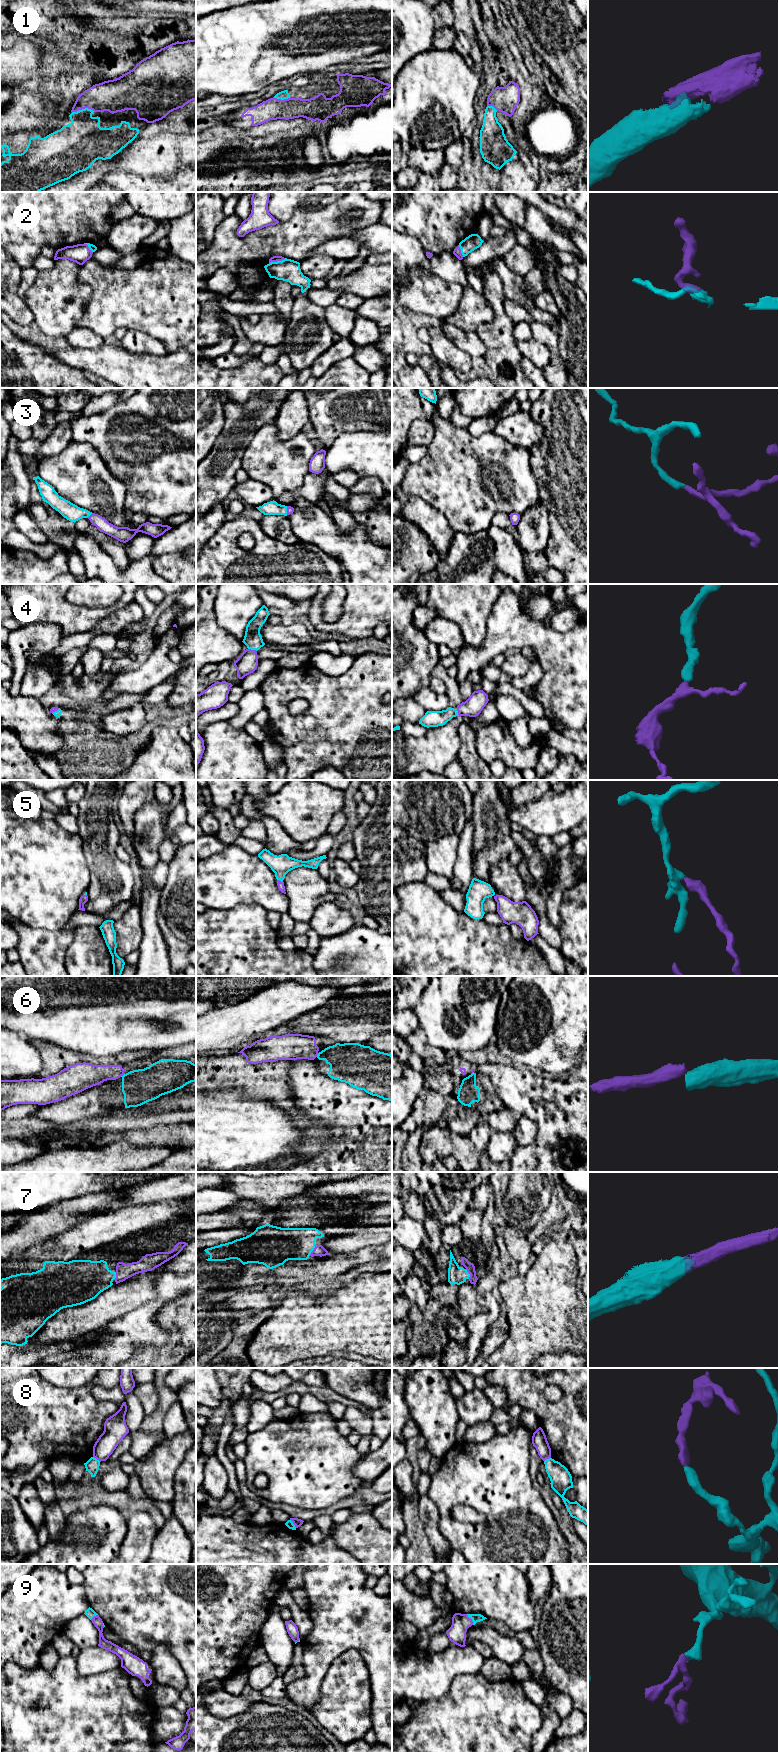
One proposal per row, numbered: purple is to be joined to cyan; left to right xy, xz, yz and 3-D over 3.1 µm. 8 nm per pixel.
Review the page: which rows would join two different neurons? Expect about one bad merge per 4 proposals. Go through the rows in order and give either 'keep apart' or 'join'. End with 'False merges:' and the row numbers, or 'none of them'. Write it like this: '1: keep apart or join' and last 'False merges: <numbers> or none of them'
1: join
2: join
3: join
4: join
5: join
6: keep apart
7: join
8: keep apart
9: join
False merges: 6, 8

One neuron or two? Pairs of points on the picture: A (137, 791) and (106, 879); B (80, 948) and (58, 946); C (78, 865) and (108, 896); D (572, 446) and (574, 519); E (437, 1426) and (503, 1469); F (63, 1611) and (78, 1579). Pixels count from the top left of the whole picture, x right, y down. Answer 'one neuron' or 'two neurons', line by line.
A: two neurons
B: two neurons
C: two neurons
D: one neuron
E: two neurons
F: two neurons

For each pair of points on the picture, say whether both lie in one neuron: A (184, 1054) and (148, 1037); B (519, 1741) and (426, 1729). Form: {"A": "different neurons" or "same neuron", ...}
{"A": "different neurons", "B": "same neuron"}

